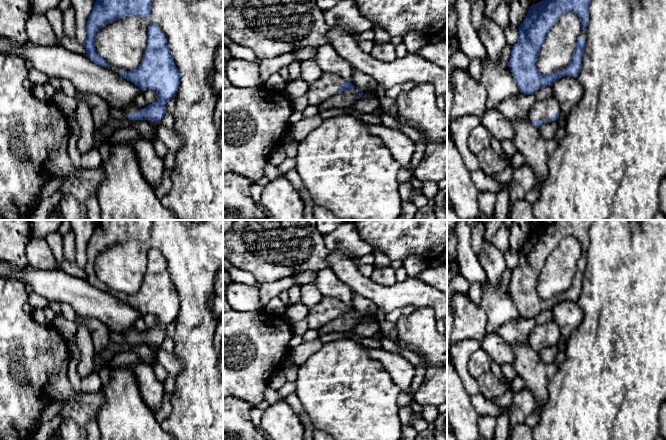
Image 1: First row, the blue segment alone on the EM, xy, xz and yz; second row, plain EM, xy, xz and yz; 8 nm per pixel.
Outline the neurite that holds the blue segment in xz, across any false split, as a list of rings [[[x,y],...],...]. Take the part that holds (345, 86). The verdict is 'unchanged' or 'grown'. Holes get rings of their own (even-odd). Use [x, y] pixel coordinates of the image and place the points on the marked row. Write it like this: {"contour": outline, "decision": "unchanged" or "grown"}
{"contour": [[[323,72],[318,81],[310,84],[307,91],[308,102],[312,106],[319,106],[337,93],[354,87],[352,83],[344,81],[337,74]]], "decision": "grown"}

